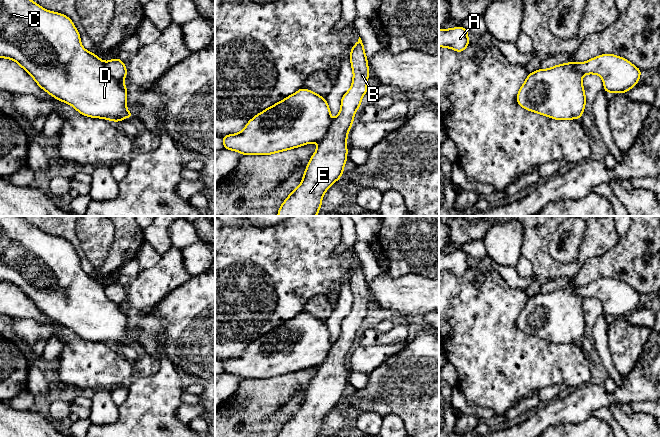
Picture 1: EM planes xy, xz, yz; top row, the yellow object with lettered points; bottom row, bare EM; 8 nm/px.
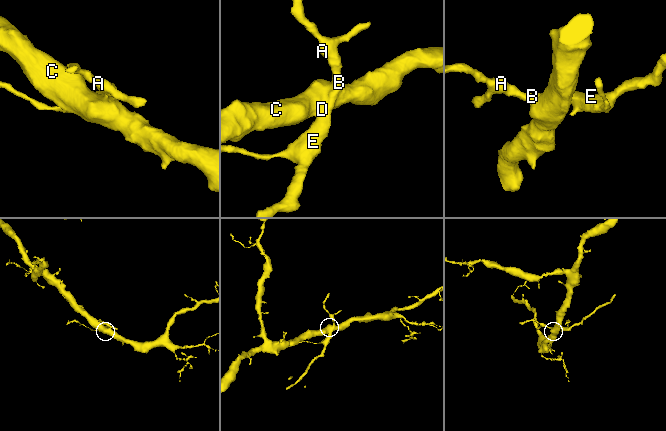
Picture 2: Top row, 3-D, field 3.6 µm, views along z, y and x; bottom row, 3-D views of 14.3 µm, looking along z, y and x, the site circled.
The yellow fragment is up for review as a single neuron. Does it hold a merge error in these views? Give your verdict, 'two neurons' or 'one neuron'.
two neurons

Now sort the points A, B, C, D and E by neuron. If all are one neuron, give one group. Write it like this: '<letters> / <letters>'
A B E / C D

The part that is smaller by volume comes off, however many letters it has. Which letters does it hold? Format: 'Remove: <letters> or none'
Remove: A, B, E

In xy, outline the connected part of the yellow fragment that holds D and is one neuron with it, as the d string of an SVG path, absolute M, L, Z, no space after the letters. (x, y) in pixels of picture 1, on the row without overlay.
M0 216L0 282L17 286L40 312L52 321L70 328L82 339L113 346L124 345L126 339L130 344L134 339L126 333L126 309L109 300L105 294L105 286L83 272L80 258L72 244L61 237L42 232L20 216Z

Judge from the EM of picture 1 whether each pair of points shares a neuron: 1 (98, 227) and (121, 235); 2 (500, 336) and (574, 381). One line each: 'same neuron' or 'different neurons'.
1: different neurons
2: same neuron

